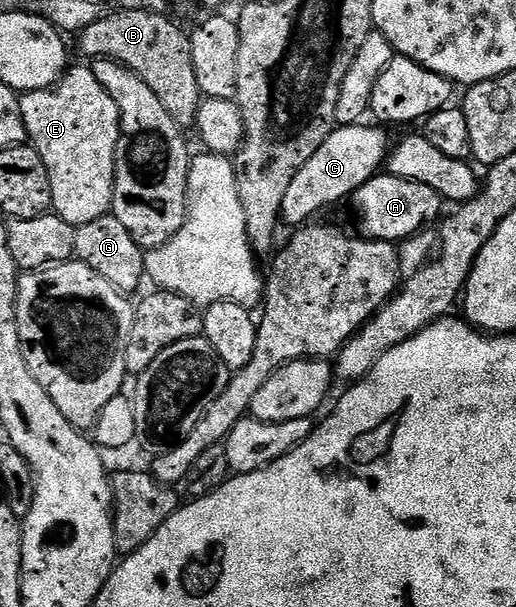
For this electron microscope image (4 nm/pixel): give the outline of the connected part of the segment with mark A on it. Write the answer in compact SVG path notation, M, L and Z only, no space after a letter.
M379 173L364 185L360 185L360 189L352 196L353 203L358 210L357 230L365 238L379 239L392 244L425 232L429 223L437 224L444 206L442 195L436 193L436 189L420 185L420 181L408 181L404 177L396 177L389 173Z

